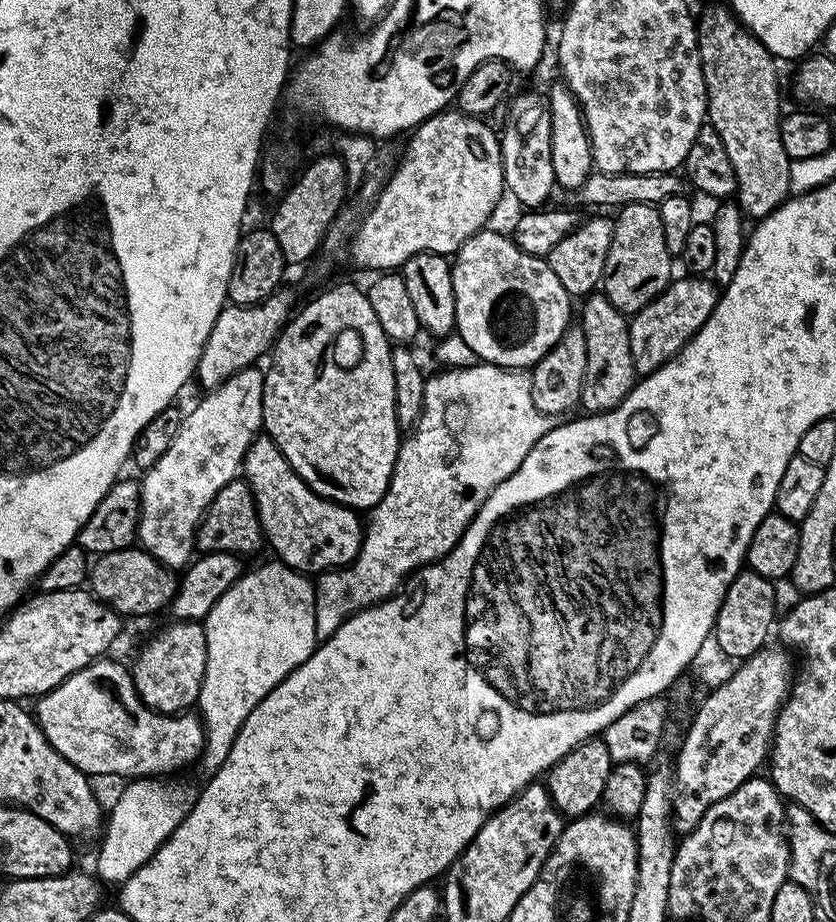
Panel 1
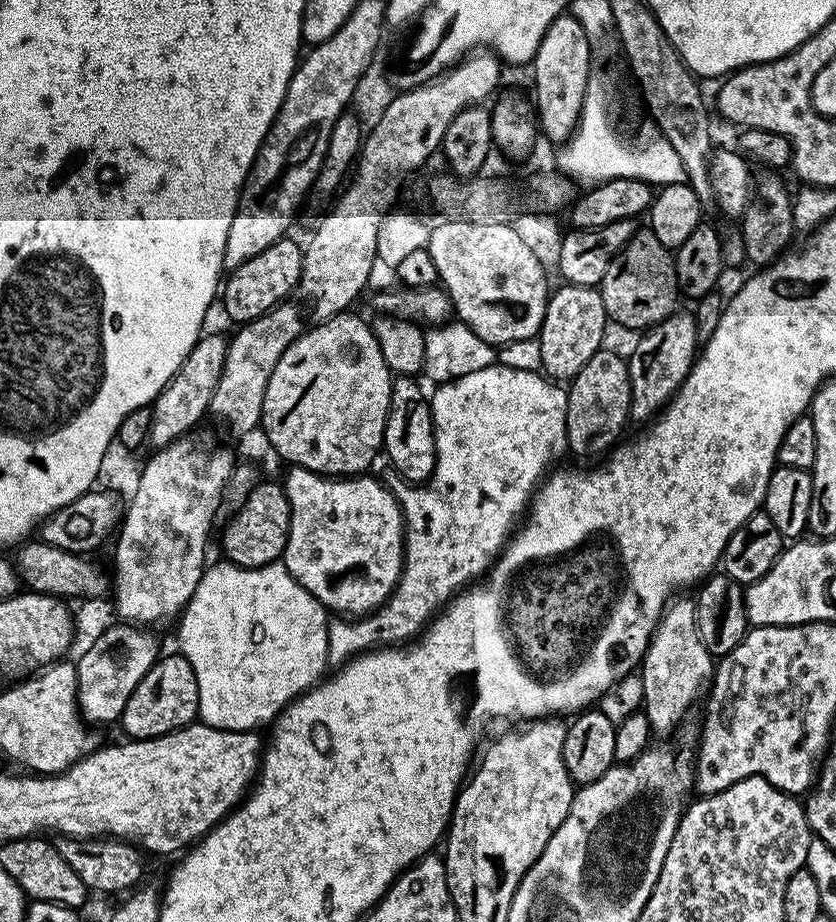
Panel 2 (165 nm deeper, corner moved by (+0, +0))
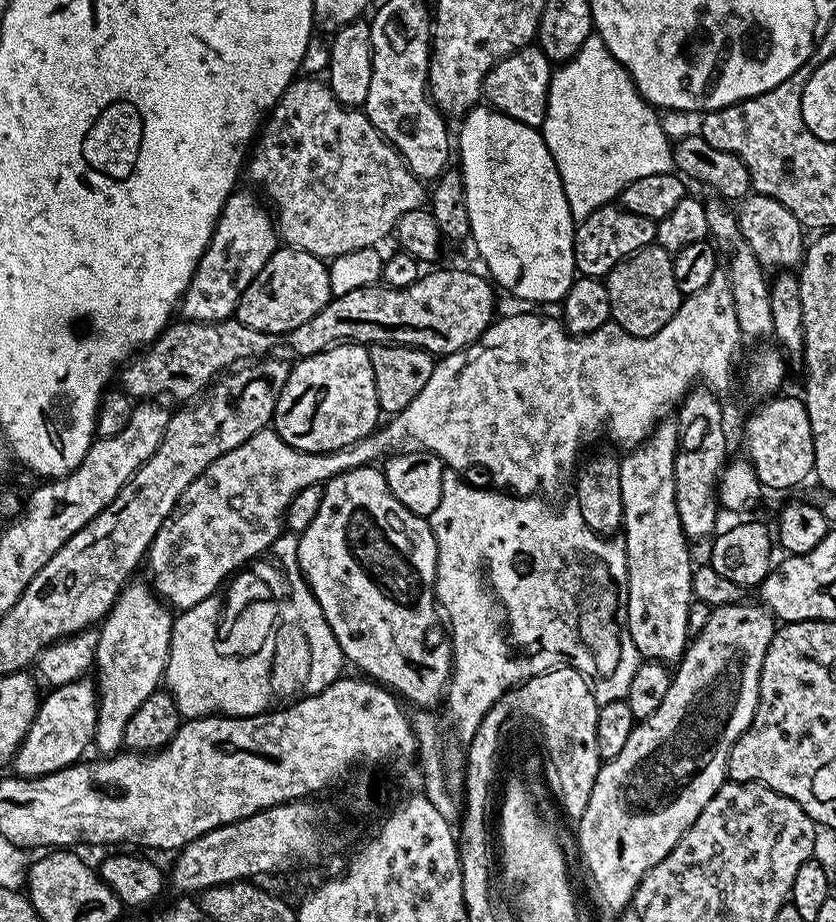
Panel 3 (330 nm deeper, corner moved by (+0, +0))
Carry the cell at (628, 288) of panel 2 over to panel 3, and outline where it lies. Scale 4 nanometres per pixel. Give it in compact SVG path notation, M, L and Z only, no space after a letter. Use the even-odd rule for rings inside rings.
M653 242L647 248L638 250L632 256L627 256L618 266L608 271L606 283L610 294L610 310L612 320L622 330L626 330L632 336L653 336L662 330L674 318L674 314L680 308L681 295L678 290L678 282L674 282L674 266L672 265L673 253L667 252L659 244Z

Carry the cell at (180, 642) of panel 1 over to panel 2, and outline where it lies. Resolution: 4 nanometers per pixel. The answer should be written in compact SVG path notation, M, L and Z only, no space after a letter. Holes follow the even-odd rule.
M164 654L146 674L146 678L138 682L134 694L130 694L130 702L126 702L118 724L119 727L124 727L125 737L133 740L149 740L185 728L197 719L199 710L198 682L194 678L190 662L186 662L186 658L179 654L173 656Z

